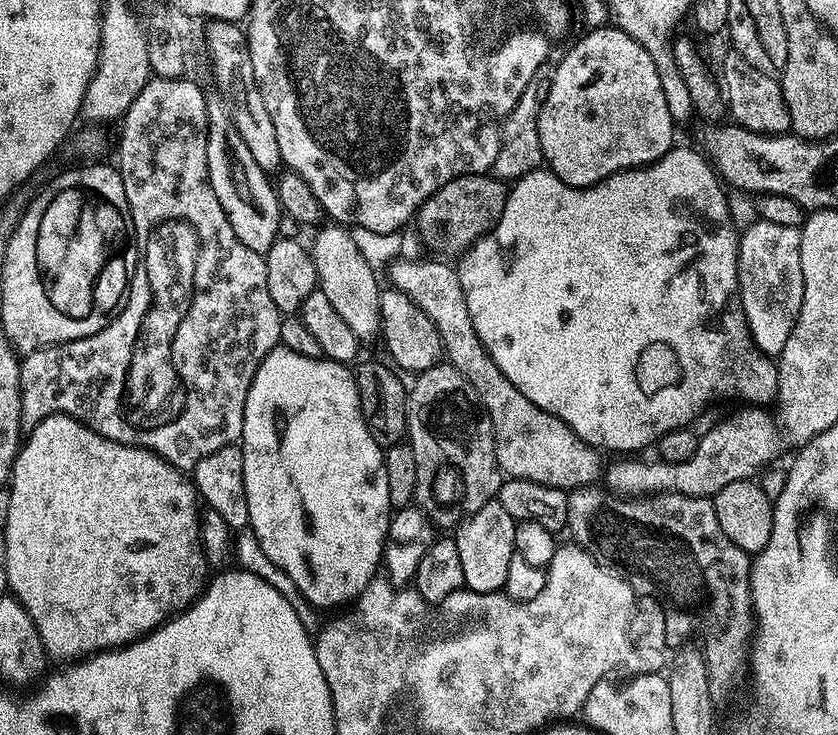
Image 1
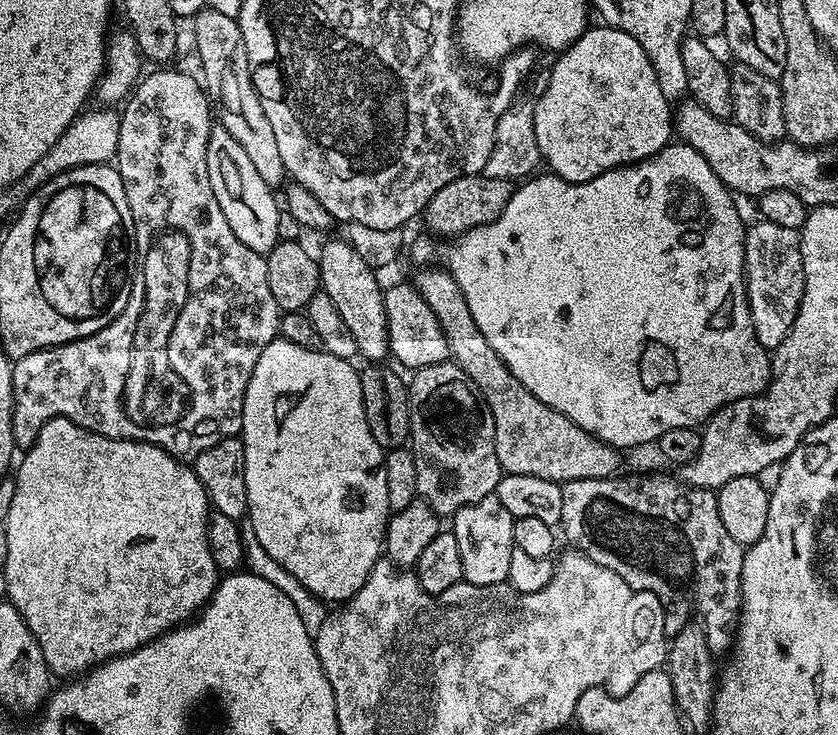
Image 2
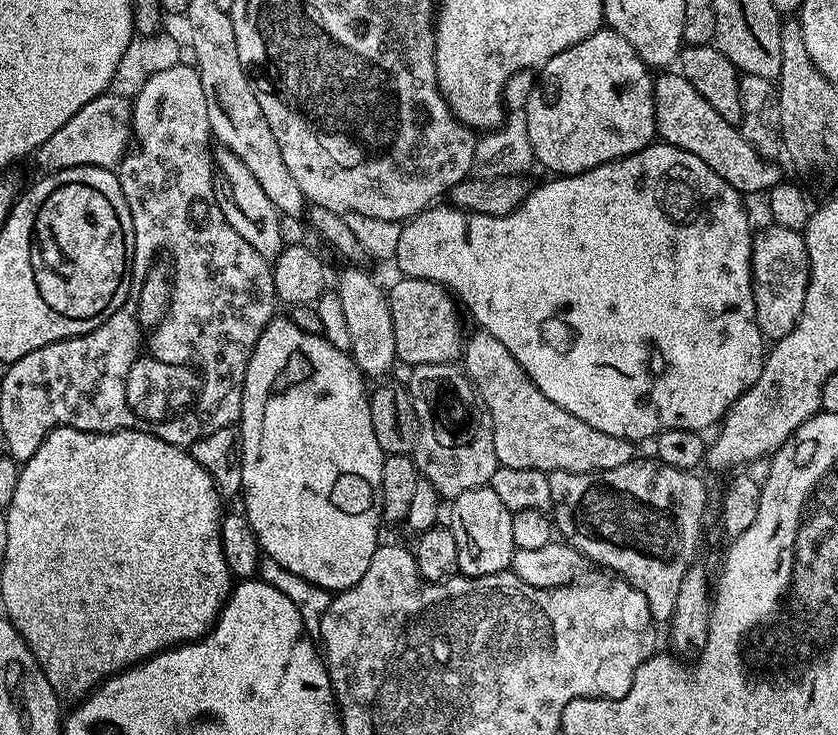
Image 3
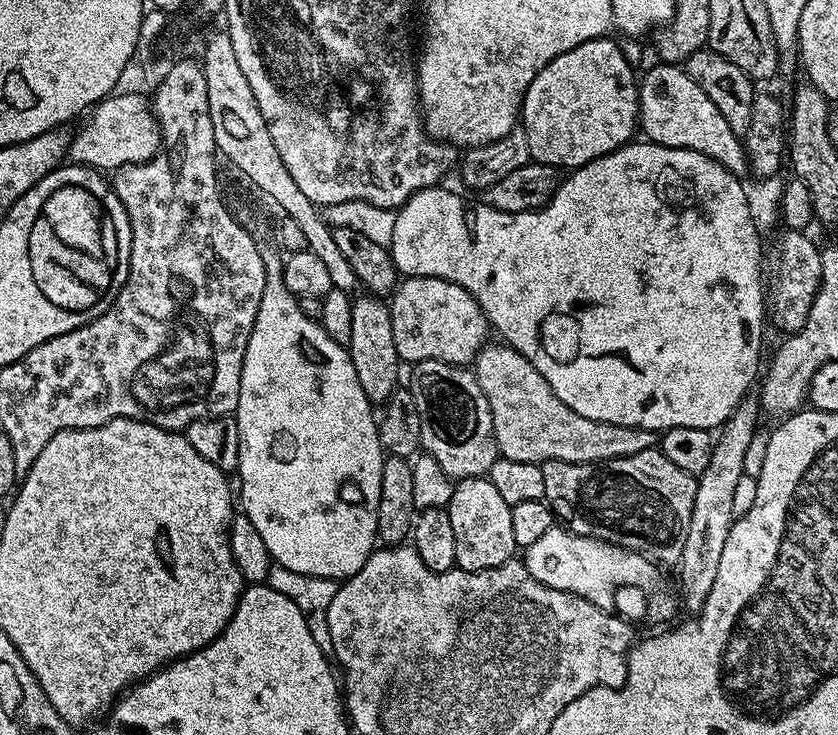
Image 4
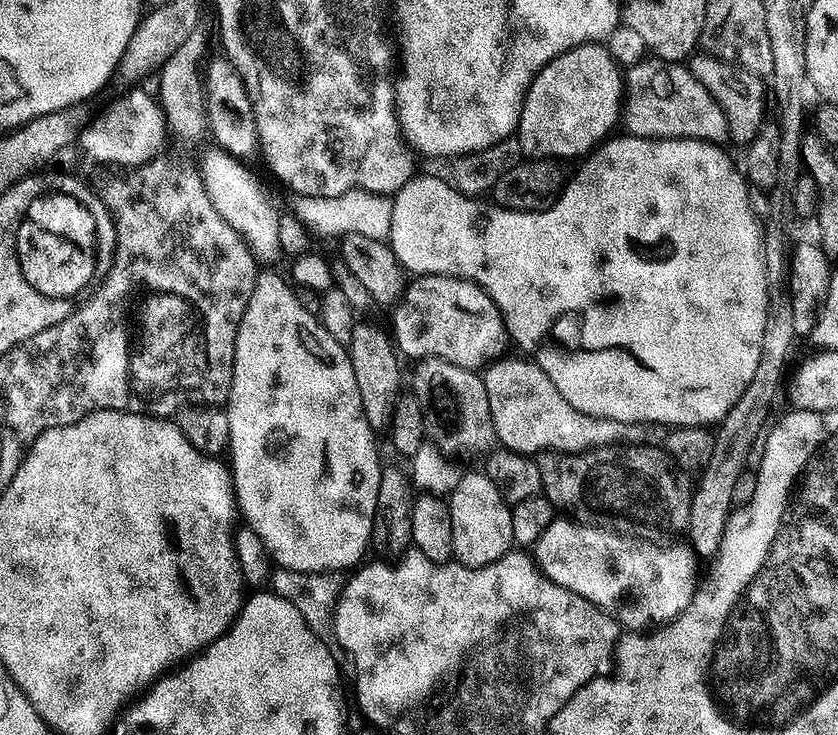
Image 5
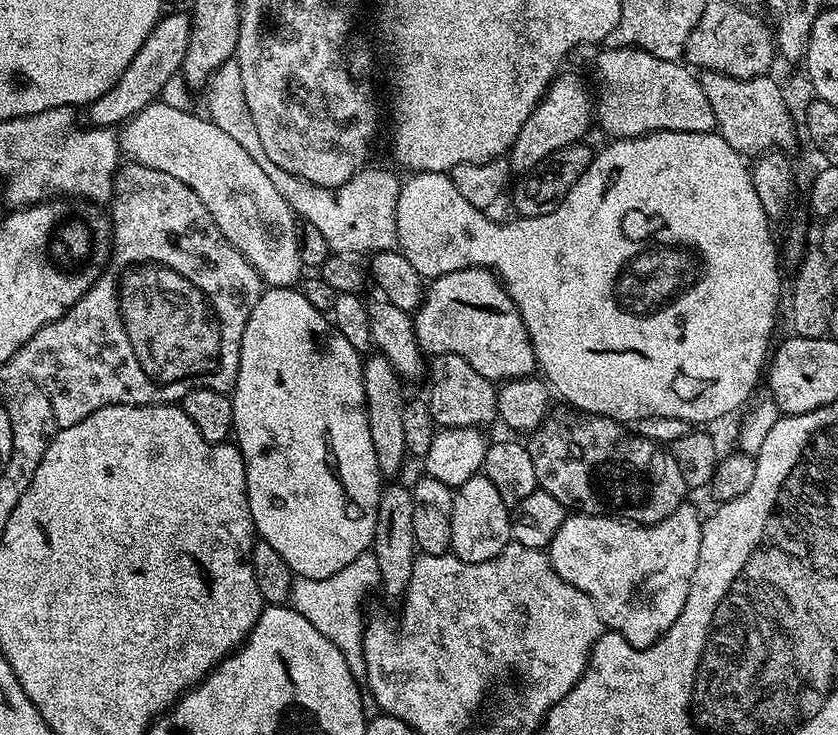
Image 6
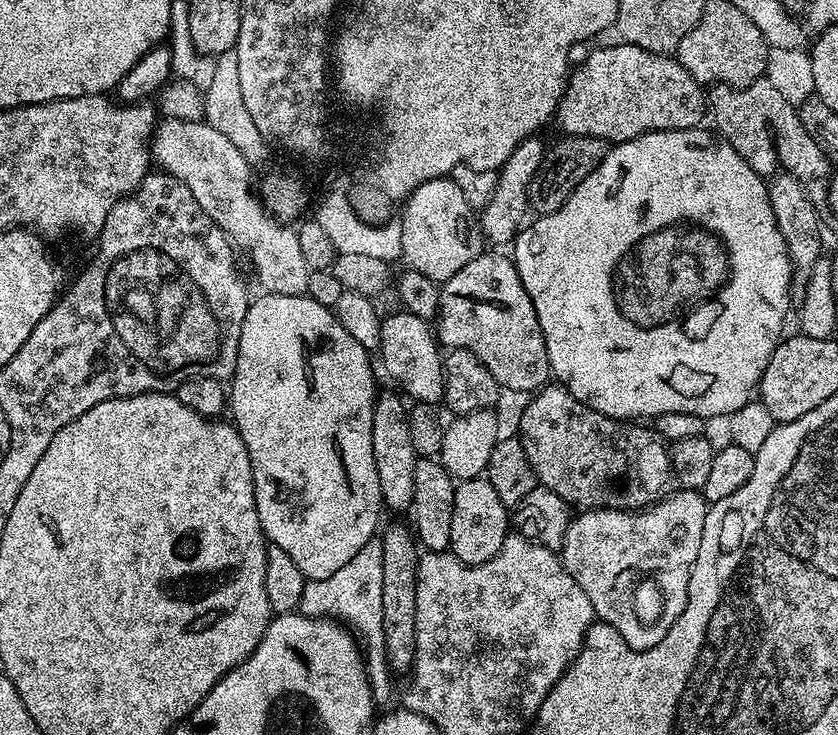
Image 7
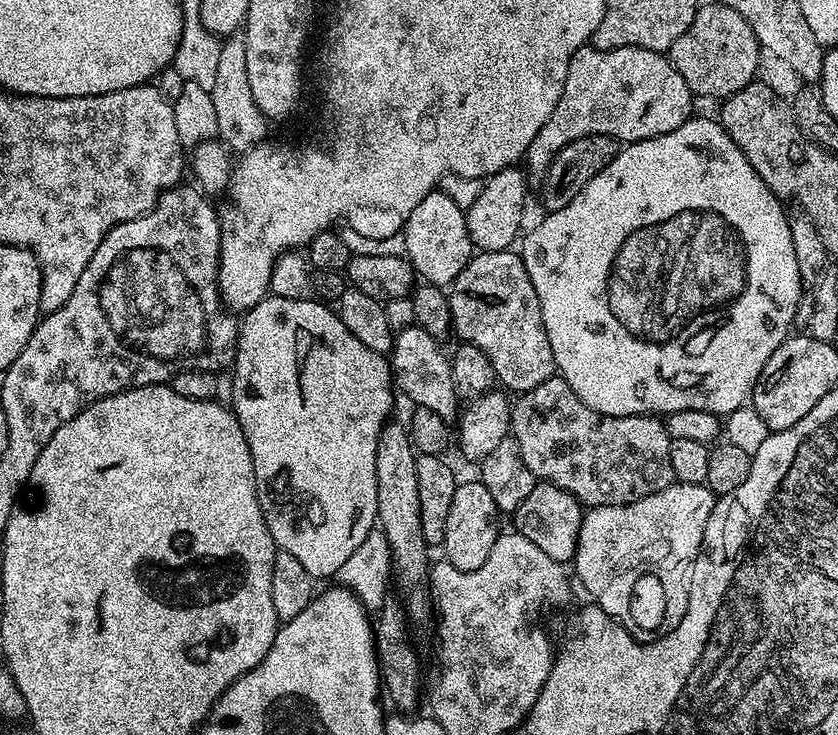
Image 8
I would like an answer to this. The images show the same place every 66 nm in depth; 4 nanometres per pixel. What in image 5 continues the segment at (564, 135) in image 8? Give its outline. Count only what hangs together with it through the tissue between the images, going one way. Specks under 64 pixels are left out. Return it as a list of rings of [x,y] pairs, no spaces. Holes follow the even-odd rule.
[[[647,58],[640,60],[626,72],[626,91],[622,99],[622,128],[630,136],[647,136],[665,140],[709,140],[712,144],[720,144],[728,140],[728,123],[726,114],[714,98],[710,98],[710,90],[694,78],[683,63],[670,60]]]

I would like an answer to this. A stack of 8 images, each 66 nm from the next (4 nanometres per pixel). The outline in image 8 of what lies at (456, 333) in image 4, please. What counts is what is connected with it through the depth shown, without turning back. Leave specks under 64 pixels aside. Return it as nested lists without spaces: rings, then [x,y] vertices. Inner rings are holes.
[[[477,251],[468,265],[452,279],[448,292],[448,305],[452,315],[453,333],[460,335],[465,344],[478,346],[494,366],[497,381],[509,393],[519,394],[542,386],[551,376],[557,375],[554,350],[550,350],[550,338],[546,338],[546,326],[542,322],[542,306],[538,306],[538,294],[534,294],[534,282],[526,274],[526,266],[515,251]]]

